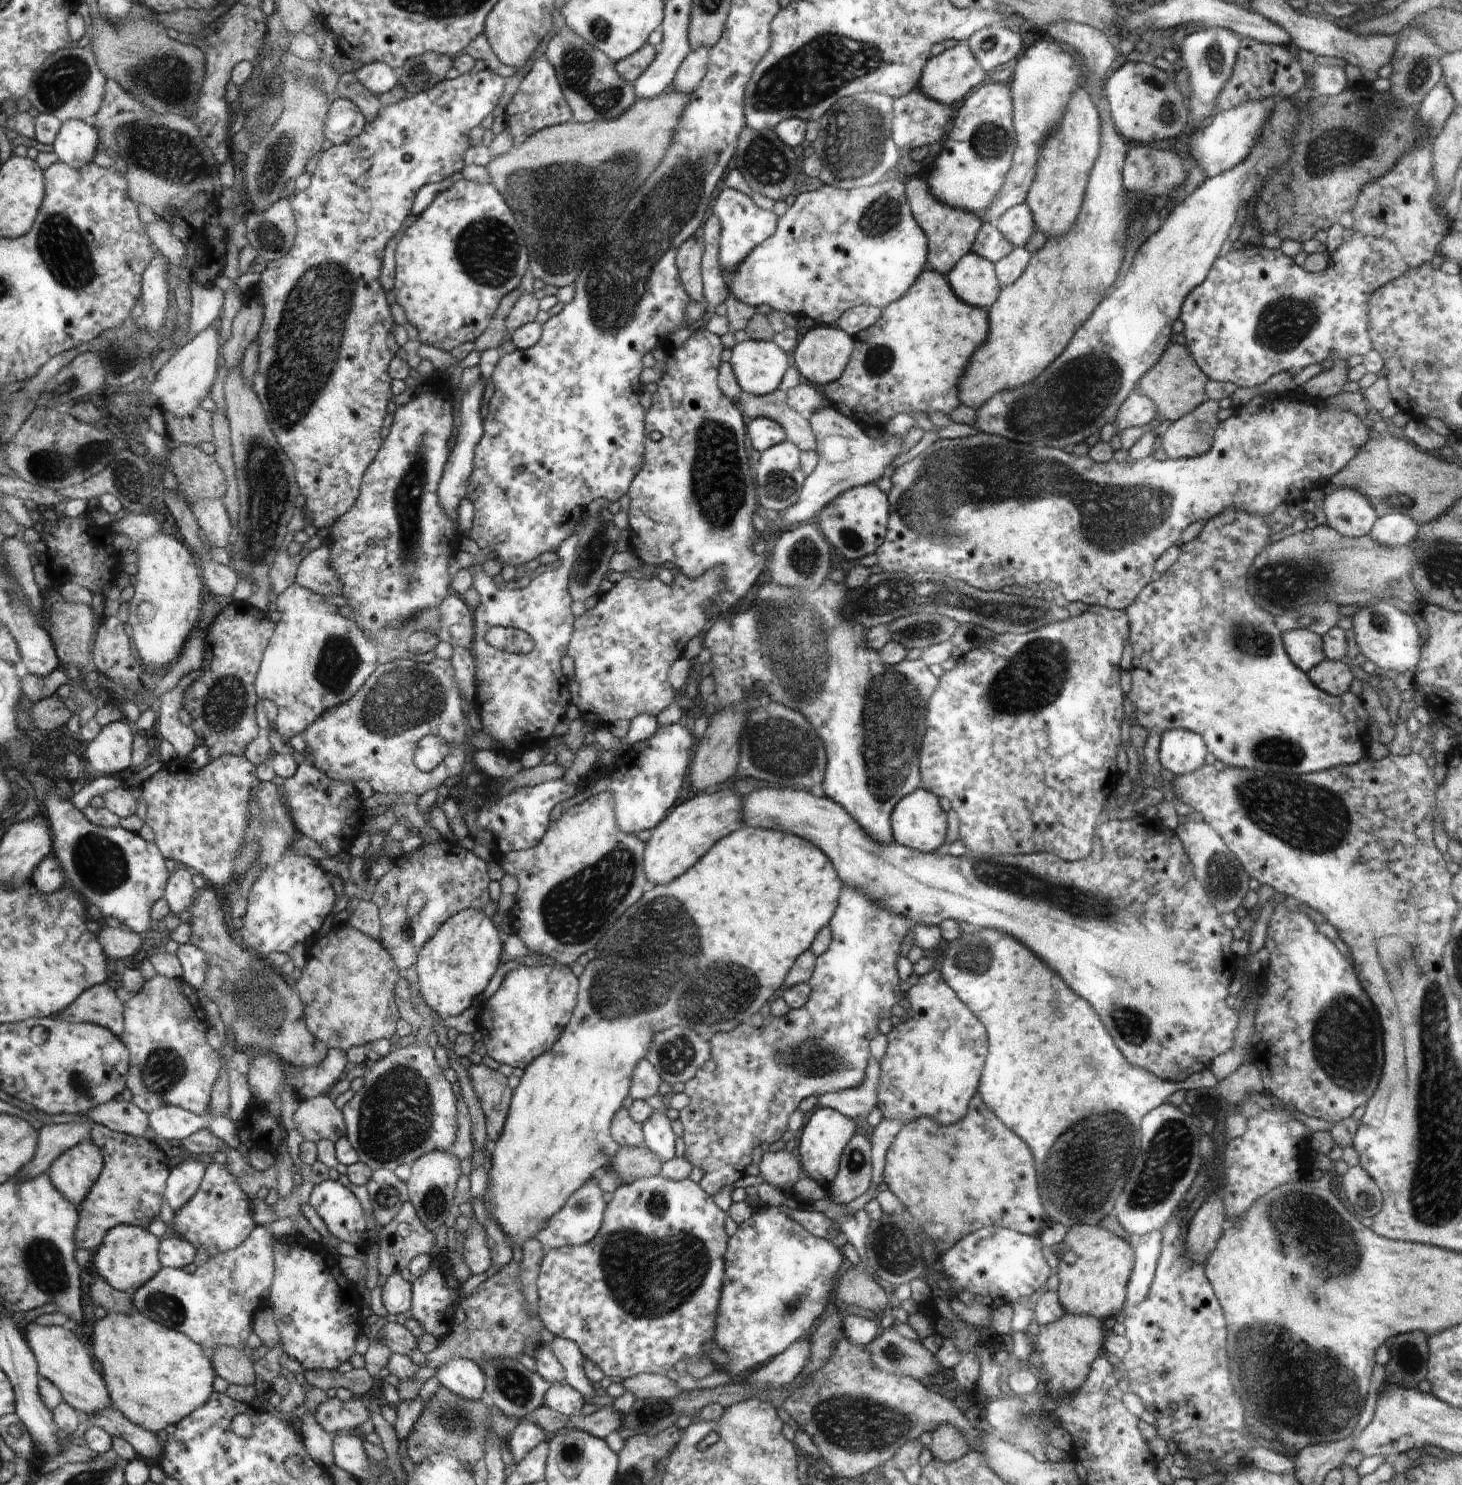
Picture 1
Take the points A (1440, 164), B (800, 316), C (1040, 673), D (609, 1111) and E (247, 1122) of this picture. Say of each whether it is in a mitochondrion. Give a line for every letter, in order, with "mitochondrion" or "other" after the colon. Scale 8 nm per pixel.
A: other
B: other
C: mitochondrion
D: other
E: other

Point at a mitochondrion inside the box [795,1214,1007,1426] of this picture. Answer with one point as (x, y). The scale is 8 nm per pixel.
(890, 1246)

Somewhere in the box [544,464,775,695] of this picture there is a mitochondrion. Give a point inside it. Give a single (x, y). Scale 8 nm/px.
(590, 558)

